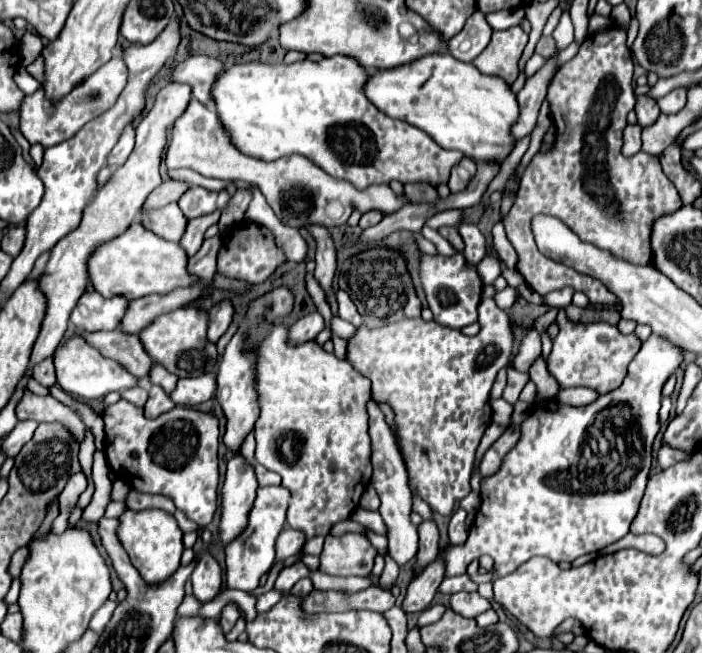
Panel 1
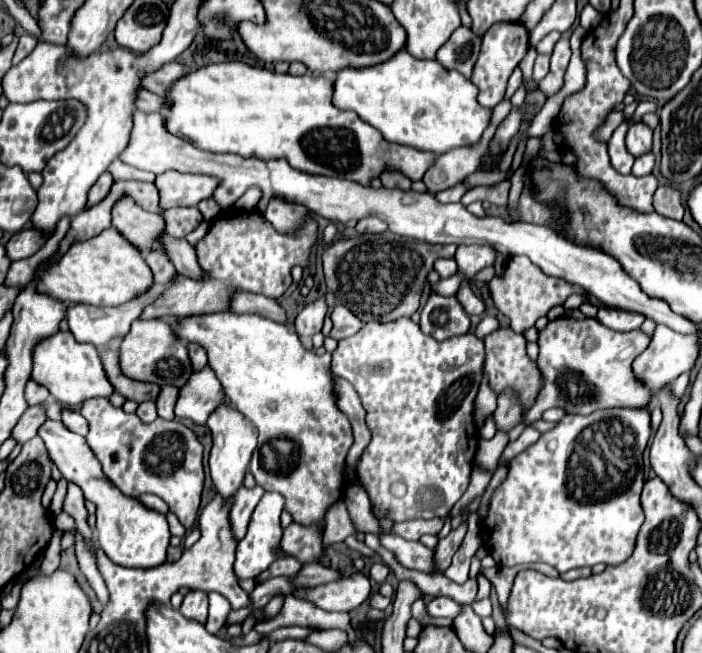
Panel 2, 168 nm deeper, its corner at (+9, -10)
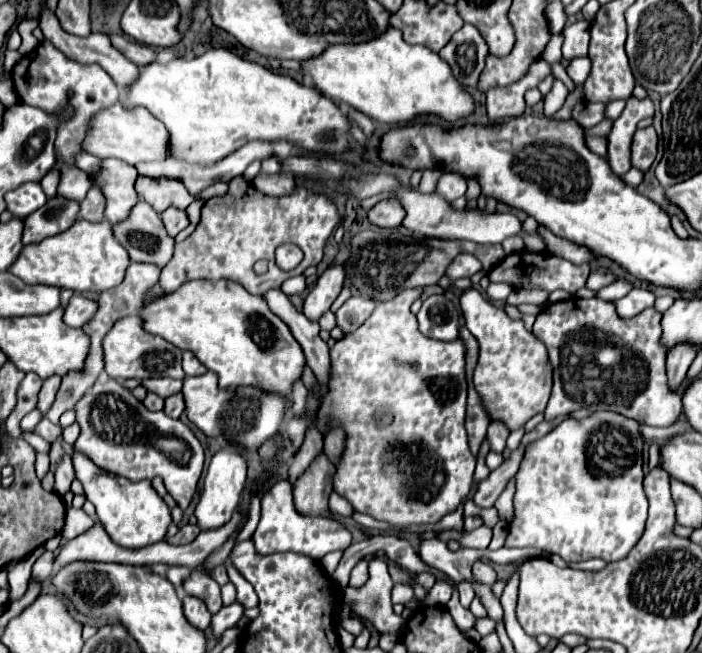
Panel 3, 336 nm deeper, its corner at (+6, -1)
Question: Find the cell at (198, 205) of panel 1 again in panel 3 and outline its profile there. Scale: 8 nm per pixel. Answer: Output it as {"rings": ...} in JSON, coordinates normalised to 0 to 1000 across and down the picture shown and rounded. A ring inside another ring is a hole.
{"rings":[[[238,319],[232,328],[232,343],[241,355],[241,361],[252,361],[261,349],[269,346],[269,331],[266,331],[266,322],[255,322],[255,319]]]}

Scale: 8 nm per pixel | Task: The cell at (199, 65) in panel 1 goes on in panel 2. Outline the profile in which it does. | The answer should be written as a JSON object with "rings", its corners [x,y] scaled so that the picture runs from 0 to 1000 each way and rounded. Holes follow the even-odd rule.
{"rings":[[[242,93],[236,100],[231,100],[228,106],[217,109],[217,112],[208,112],[202,118],[202,133],[222,142],[222,145],[234,145],[236,136],[262,115],[262,103],[251,93]]]}

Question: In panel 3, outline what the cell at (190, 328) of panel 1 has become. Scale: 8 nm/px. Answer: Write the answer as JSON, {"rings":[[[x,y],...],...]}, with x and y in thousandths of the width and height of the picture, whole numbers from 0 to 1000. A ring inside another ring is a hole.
{"rings":[[[198,481],[172,487],[172,493],[167,493],[167,499],[161,499],[161,505],[150,515],[147,536],[150,536],[150,567],[158,579],[204,582],[204,579],[215,579],[215,576],[221,576],[221,579],[241,576],[241,579],[264,582],[264,570],[258,564],[261,539],[252,530],[246,530],[244,524],[232,521],[229,515],[215,515],[204,502],[204,490]]]}

